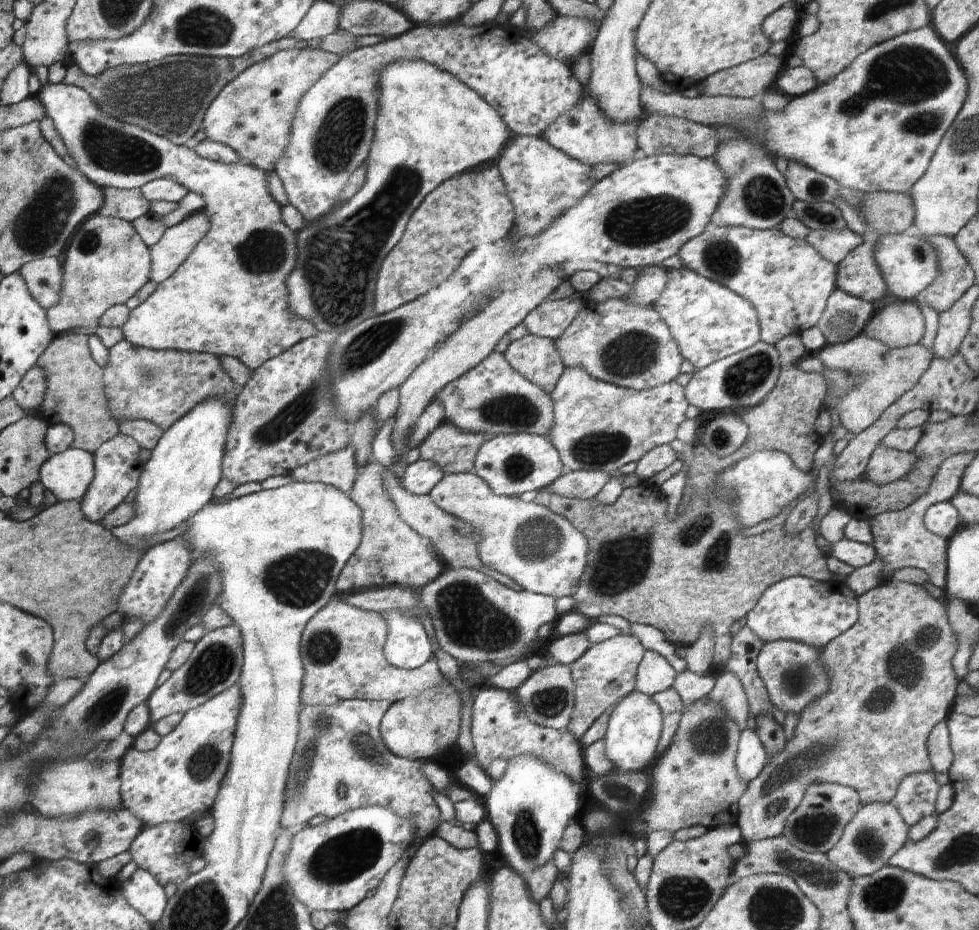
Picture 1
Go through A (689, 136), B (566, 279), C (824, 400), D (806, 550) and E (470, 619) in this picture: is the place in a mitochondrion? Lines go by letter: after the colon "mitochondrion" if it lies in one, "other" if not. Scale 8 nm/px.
A: other
B: other
C: other
D: other
E: mitochondrion

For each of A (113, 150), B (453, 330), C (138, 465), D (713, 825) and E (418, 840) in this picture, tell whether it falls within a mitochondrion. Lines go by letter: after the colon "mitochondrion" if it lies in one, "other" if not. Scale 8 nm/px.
A: mitochondrion
B: other
C: other
D: other
E: other

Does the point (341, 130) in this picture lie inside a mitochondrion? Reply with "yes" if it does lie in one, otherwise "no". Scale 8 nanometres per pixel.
yes

